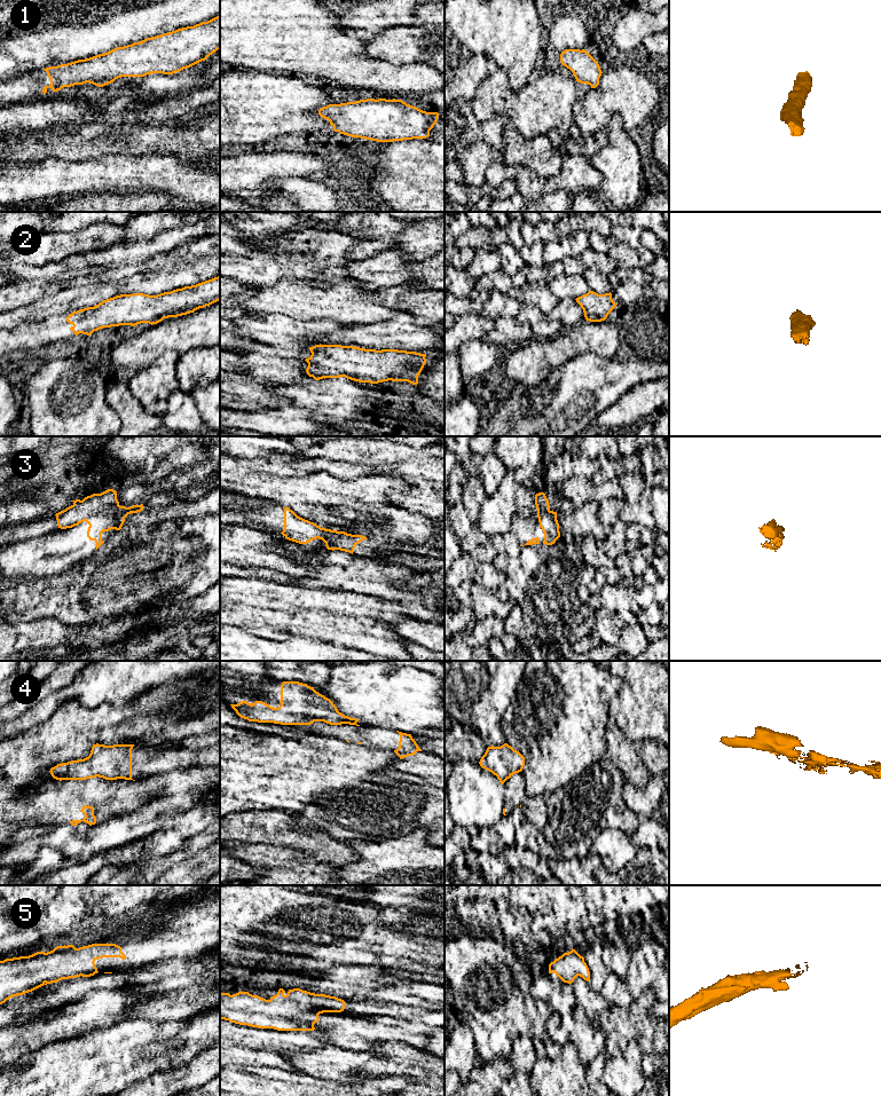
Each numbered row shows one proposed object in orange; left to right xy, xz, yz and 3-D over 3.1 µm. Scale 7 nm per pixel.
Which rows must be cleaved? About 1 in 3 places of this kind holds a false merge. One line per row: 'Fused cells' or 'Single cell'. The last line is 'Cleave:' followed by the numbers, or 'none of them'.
1: Single cell
2: Single cell
3: Fused cells
4: Fused cells
5: Single cell
Cleave: 3, 4

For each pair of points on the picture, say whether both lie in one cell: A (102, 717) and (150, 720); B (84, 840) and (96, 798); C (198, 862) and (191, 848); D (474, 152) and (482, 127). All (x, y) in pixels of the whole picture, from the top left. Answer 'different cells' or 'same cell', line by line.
A: same cell
B: different cells
C: different cells
D: different cells

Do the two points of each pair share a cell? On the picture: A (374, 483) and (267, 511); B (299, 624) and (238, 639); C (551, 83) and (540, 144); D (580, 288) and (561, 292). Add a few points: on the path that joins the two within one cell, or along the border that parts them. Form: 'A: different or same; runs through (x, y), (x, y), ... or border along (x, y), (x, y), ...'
A: different; border along (252, 497), (278, 504)
B: different; border along (231, 624), (245, 631)
C: different; border along (516, 128), (526, 139), (547, 134)
D: same; runs through (575, 288), (566, 288)

